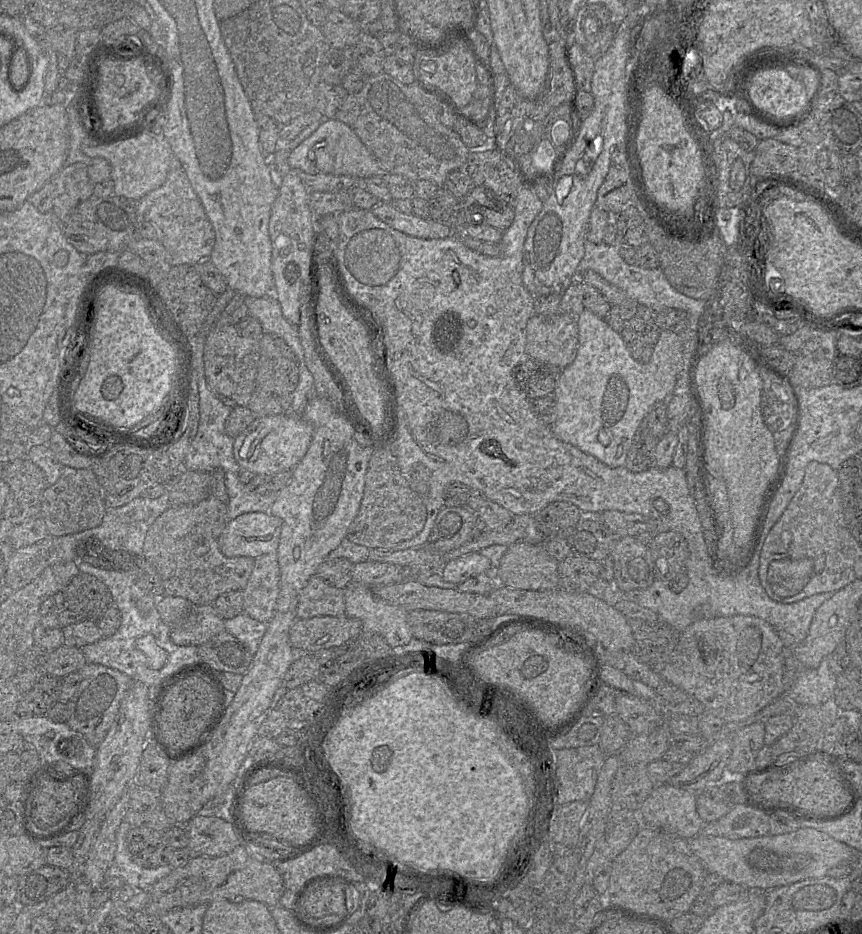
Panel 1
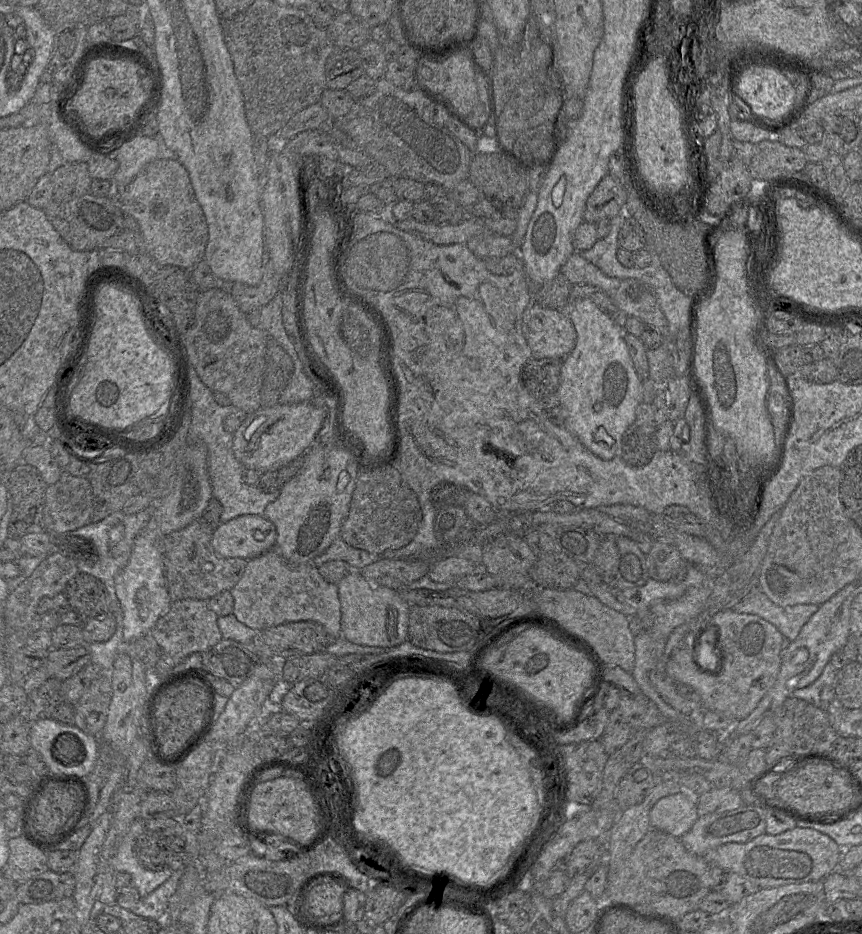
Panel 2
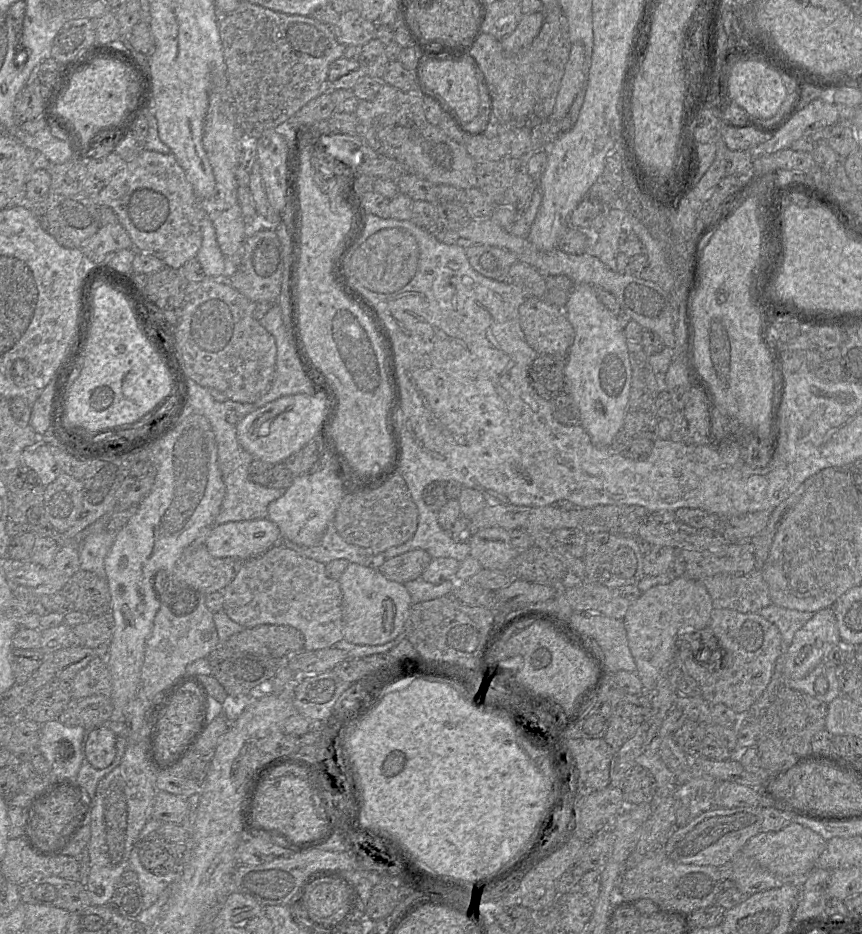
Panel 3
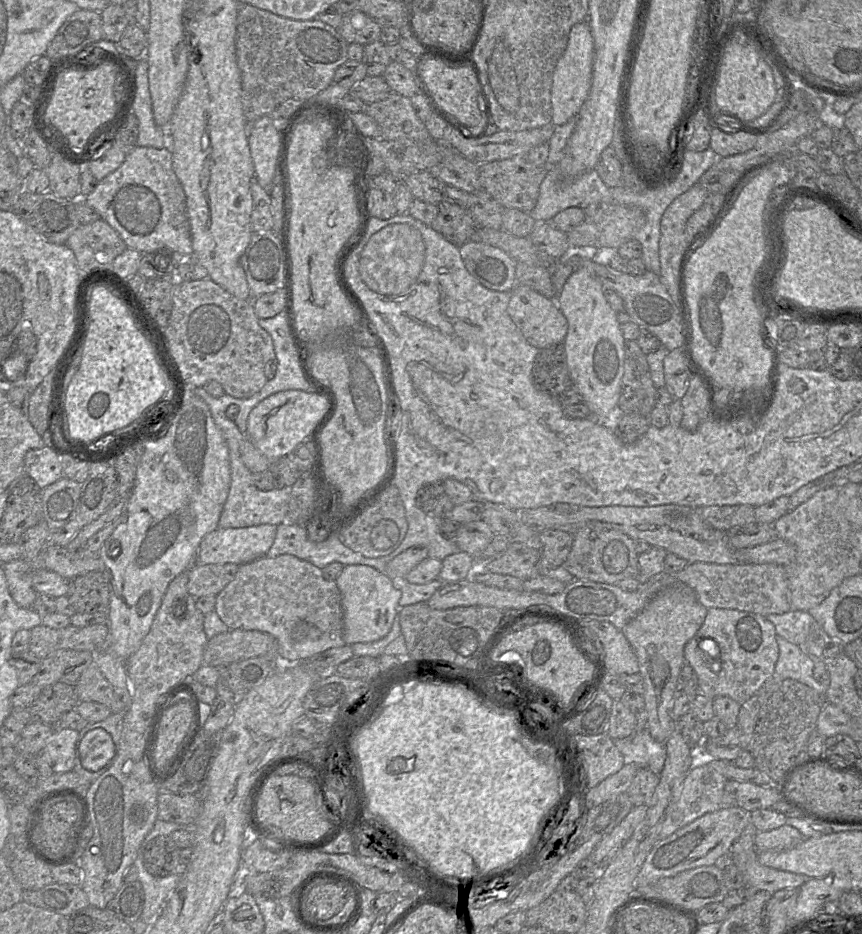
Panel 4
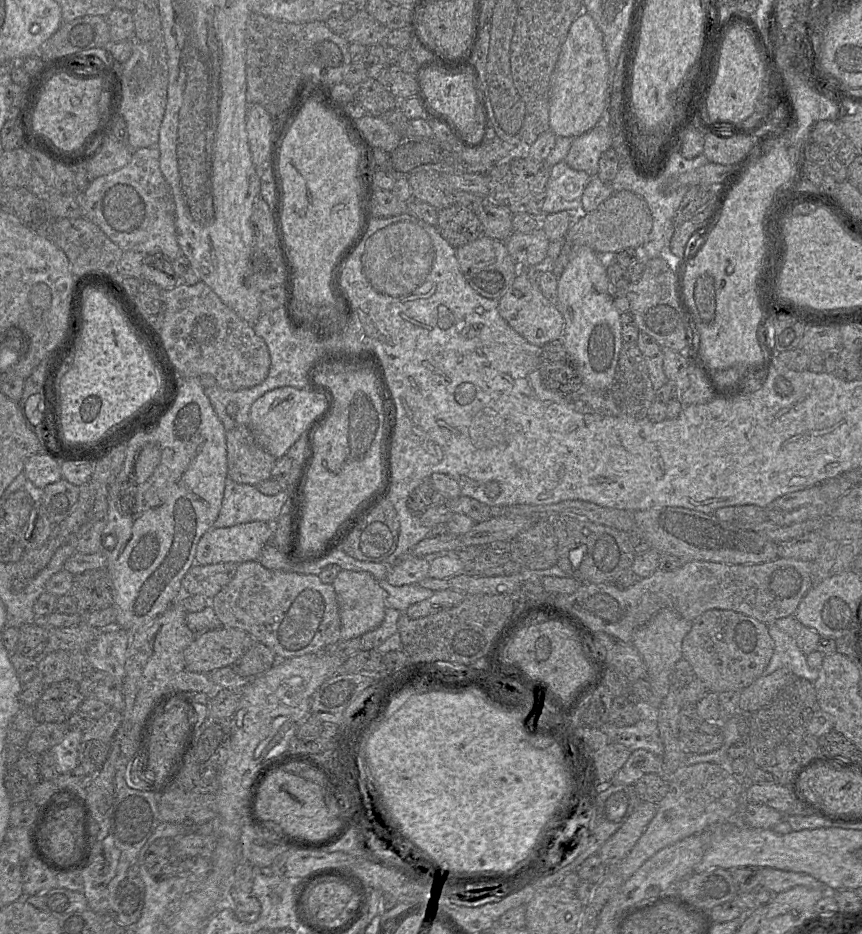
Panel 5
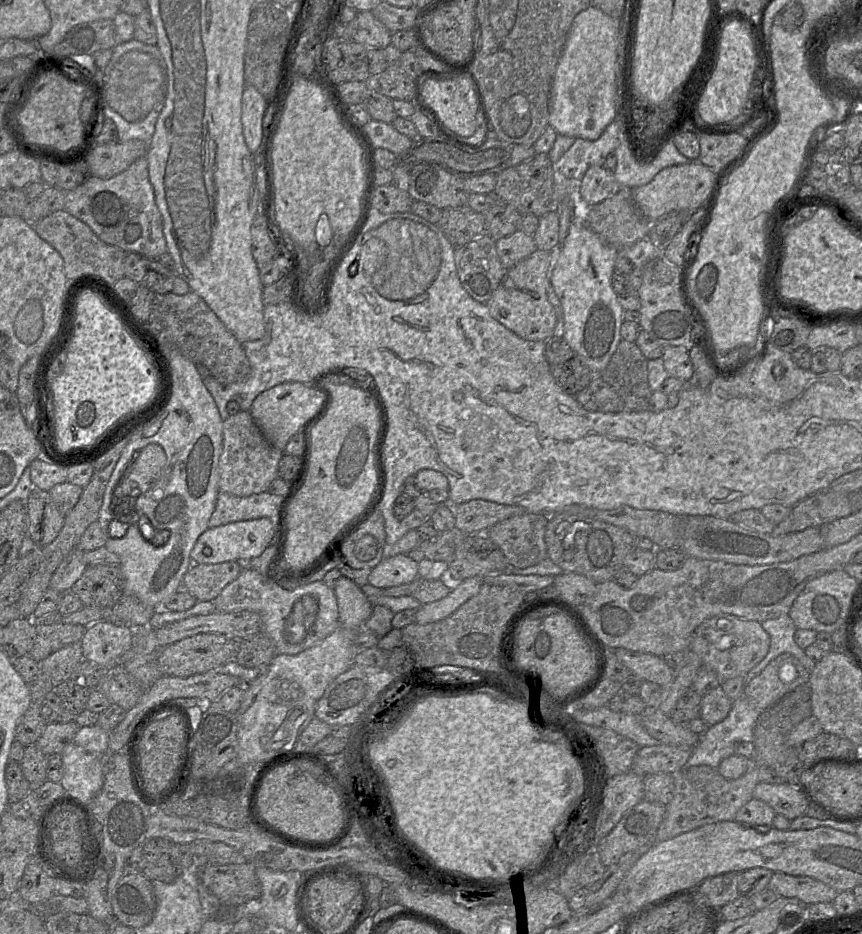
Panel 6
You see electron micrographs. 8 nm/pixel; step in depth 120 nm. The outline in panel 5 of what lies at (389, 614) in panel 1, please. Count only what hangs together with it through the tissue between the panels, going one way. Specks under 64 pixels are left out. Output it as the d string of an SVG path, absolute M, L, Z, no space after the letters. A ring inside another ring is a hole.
M341 569L332 585L339 607L341 640L360 637L381 624L386 609L386 593L371 574Z

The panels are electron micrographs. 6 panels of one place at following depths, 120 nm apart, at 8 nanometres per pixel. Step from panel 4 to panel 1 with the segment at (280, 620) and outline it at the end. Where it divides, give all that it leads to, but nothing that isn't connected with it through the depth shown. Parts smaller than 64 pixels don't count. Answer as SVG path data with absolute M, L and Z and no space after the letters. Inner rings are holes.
M268 553L254 560L253 570L243 595L243 612L263 623L273 615L280 589L280 569L276 553ZM314 574L300 592L297 619L345 615L344 589L336 588Z

